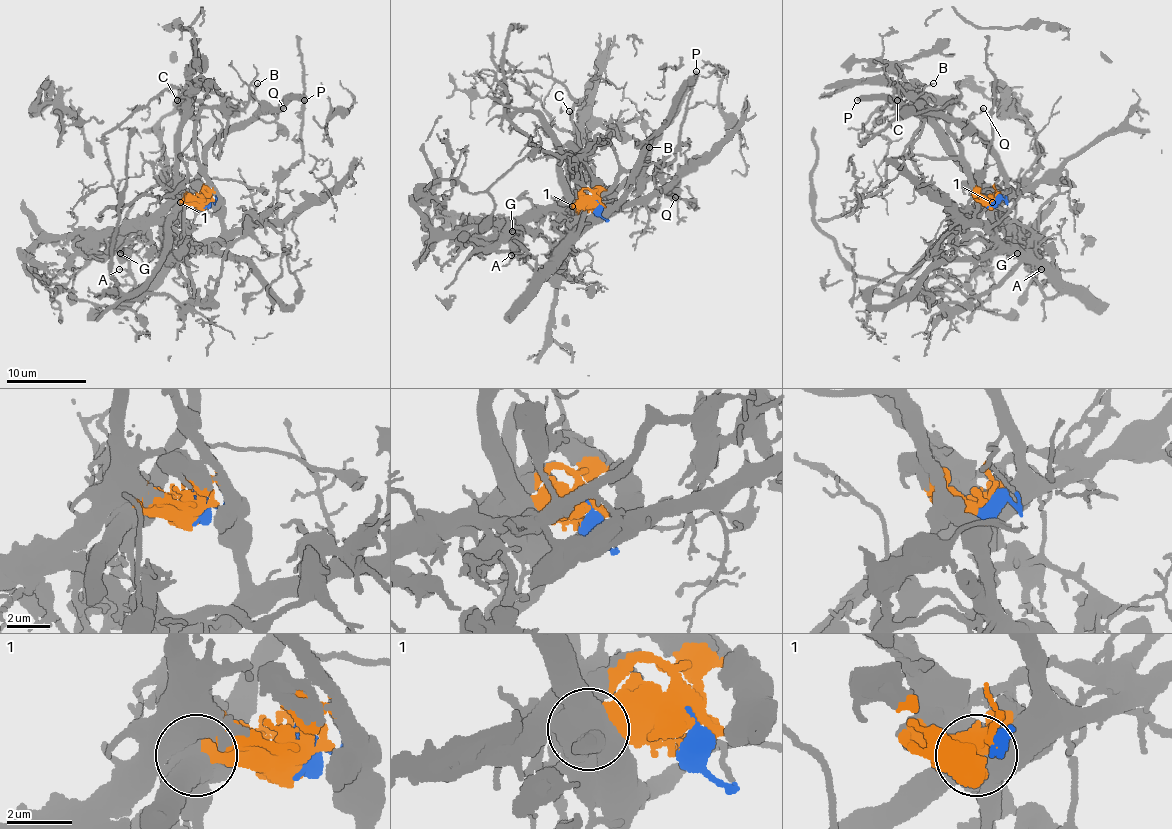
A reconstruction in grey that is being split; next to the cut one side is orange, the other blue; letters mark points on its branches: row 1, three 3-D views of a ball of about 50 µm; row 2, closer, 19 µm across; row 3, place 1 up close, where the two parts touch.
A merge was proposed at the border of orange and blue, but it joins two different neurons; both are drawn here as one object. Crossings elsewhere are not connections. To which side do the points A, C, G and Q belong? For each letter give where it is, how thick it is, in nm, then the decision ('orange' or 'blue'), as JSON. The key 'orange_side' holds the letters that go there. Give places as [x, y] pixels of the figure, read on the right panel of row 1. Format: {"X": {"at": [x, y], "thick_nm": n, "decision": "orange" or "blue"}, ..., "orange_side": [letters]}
{"A": {"at": [1041, 269], "thick_nm": 100, "decision": "orange"}, "C": {"at": [897, 100], "thick_nm": 160, "decision": "orange"}, "G": {"at": [1017, 253], "thick_nm": 120, "decision": "orange"}, "Q": {"at": [983, 108], "thick_nm": 120, "decision": "blue"}, "orange_side": ["A", "C", "G"]}

